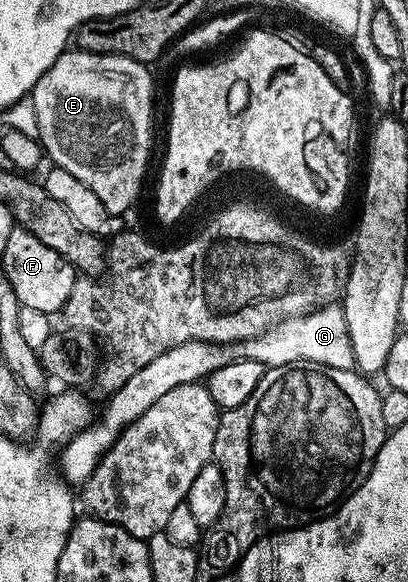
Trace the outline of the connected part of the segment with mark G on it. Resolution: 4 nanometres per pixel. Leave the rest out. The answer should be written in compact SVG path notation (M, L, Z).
M326 303L309 313L301 313L297 317L287 317L284 321L278 321L276 325L270 325L266 333L260 333L258 337L252 337L240 343L210 343L208 341L188 341L179 347L171 347L163 351L147 367L135 371L123 387L116 389L108 398L109 406L105 414L97 422L86 424L78 428L64 442L61 453L61 473L70 481L73 487L80 487L95 471L95 467L101 461L102 455L115 443L115 439L126 425L143 415L155 399L163 399L167 391L171 391L180 385L191 385L208 378L214 369L223 367L234 359L258 361L261 365L272 367L274 365L296 365L298 361L310 361L327 367L339 367L340 369L353 369L353 348L351 339L347 335L347 319L344 308L337 303Z

